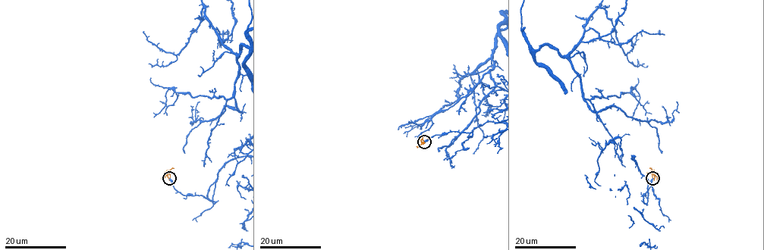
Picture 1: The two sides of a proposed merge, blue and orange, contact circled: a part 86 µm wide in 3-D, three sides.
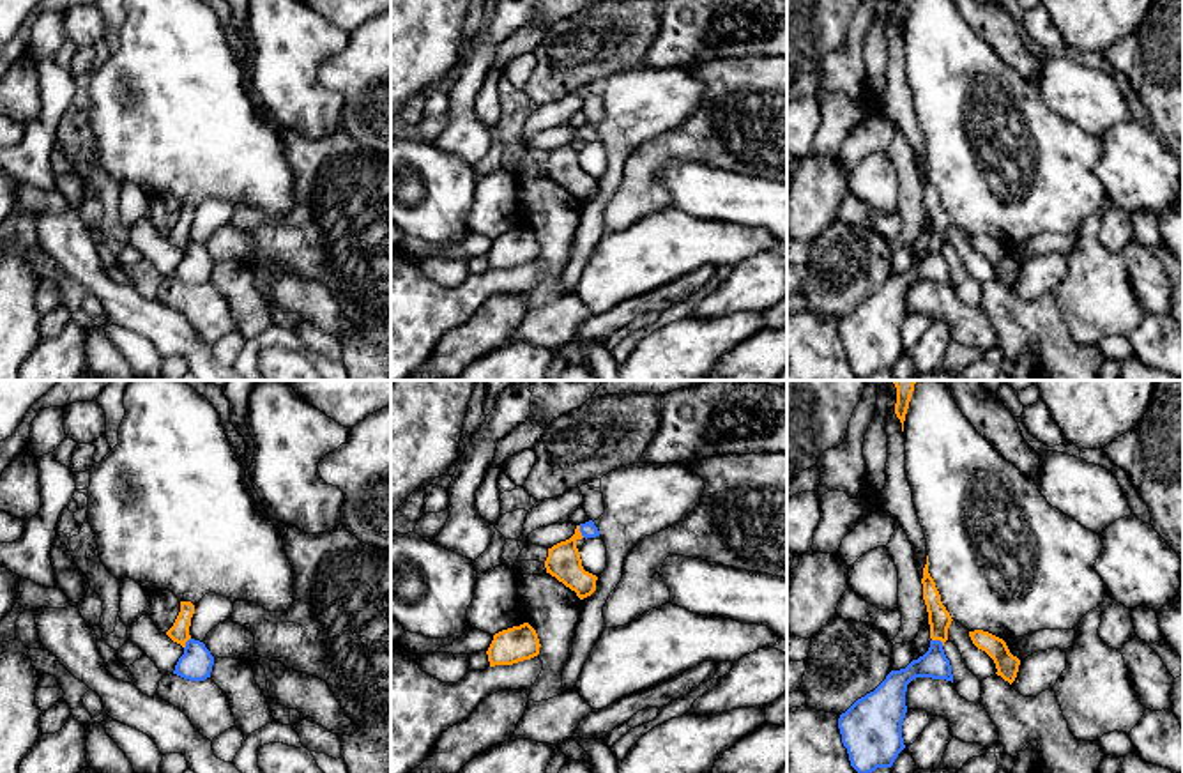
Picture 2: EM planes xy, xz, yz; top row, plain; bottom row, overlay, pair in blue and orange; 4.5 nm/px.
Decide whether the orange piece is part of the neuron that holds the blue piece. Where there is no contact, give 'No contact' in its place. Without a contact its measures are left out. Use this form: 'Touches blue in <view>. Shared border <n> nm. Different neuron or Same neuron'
Touches blue in yz. Shared border 60 nm. Same neuron

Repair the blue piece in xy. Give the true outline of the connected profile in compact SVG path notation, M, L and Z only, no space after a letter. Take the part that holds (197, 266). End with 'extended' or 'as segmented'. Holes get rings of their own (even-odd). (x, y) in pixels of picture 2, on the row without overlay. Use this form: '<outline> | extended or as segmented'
M180 205L180 216L166 239L184 251L184 258L179 262L173 278L189 285L203 285L210 281L214 260L203 246L189 239L193 218L195 209L191 205Z | extended

